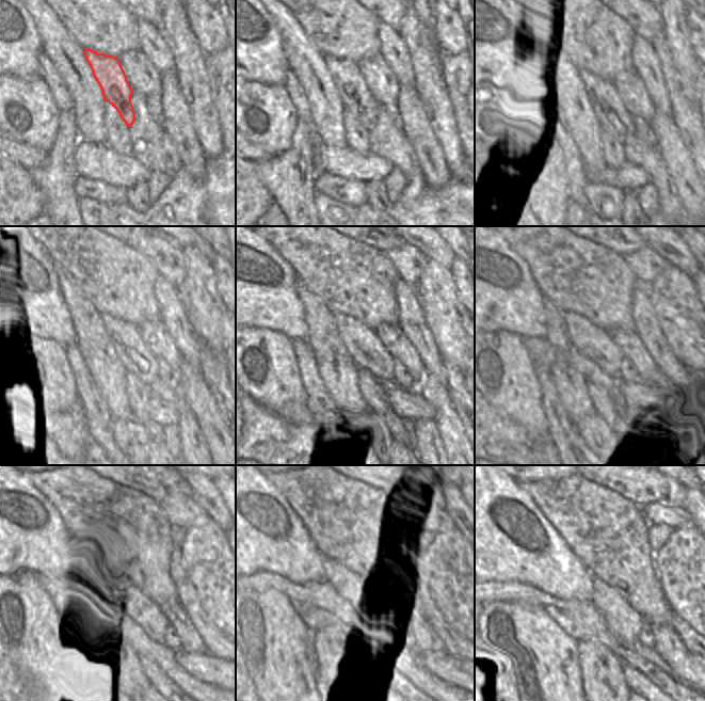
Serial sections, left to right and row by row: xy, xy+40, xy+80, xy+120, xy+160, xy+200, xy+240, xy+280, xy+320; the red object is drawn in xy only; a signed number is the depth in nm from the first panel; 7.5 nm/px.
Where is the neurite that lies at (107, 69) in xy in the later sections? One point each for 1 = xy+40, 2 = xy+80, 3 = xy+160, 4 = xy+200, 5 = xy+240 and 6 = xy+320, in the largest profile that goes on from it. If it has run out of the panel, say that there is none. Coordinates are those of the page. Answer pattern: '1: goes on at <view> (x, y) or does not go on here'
1: goes on at xy+40 (355, 95)
2: goes on at xy+80 (612, 116)
3: goes on at xy+160 (363, 345)
4: goes on at xy+200 (595, 344)
5: goes on at xy+240 (129, 594)
6: goes on at xy+320 (624, 623)

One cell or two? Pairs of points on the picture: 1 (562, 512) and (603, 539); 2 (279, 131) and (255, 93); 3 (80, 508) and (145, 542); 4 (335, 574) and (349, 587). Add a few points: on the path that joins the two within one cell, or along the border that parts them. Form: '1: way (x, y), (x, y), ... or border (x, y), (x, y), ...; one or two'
1: way (573, 512), (579, 512), (595, 528); one
2: way (271, 122), (270, 115), (265, 110), (263, 101); one
3: way (96, 511), (103, 519), (122, 525), (129, 530); one
4: way (338, 576), (346, 584); one

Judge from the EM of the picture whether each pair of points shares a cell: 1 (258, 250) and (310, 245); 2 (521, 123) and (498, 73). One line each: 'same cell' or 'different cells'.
1: different cells
2: different cells

